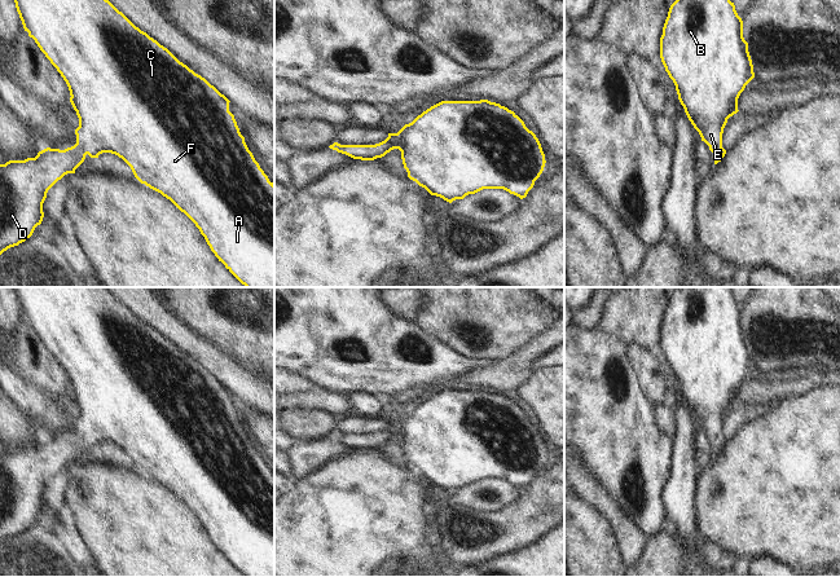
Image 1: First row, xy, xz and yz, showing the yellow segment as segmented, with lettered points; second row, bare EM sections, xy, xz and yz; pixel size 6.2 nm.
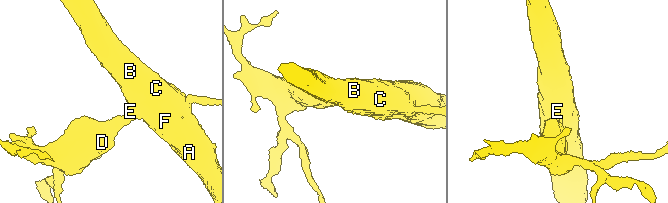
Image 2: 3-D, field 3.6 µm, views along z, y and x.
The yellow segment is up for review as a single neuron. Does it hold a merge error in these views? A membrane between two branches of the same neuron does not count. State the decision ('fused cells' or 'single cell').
single cell

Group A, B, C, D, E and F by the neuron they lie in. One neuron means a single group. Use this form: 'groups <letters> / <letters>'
groups A B C D E F

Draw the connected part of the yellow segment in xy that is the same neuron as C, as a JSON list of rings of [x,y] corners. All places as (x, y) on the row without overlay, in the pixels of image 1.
[[[13,287],[25,321],[35,330],[40,340],[57,358],[70,380],[70,392],[79,408],[75,419],[76,433],[65,440],[47,437],[35,448],[25,450],[9,450],[0,454],[0,545],[10,537],[18,536],[30,528],[38,515],[41,514],[43,493],[48,480],[65,464],[75,463],[84,452],[85,445],[98,448],[102,442],[111,442],[122,448],[132,459],[135,467],[170,489],[199,519],[215,546],[225,558],[246,577],[274,577],[274,474],[255,450],[249,440],[245,427],[241,424],[234,405],[229,401],[229,389],[221,384],[204,367],[195,364],[180,352],[167,338],[136,317],[122,301],[105,287]]]

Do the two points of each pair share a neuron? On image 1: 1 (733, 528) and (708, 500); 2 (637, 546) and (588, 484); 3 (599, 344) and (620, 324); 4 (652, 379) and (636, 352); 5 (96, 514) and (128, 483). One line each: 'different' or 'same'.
1: same
2: same
3: different
4: same
5: same

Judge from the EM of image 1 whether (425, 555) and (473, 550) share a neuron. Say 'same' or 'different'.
different

